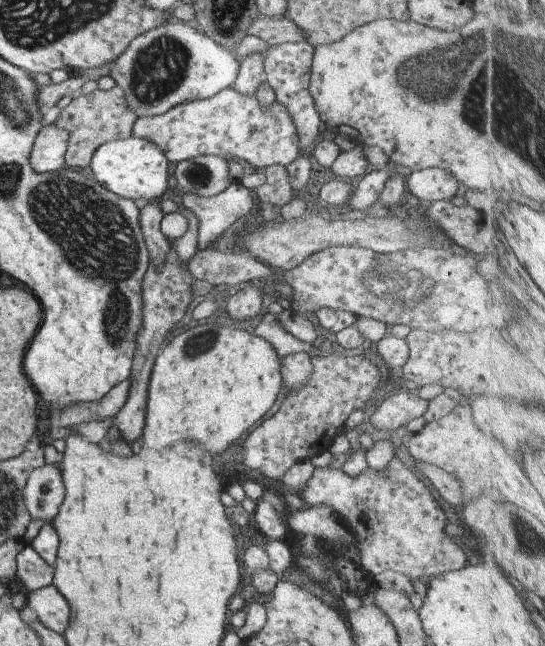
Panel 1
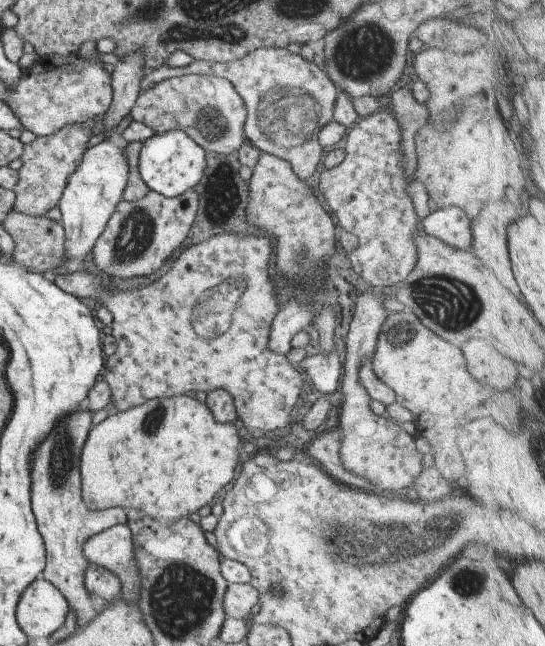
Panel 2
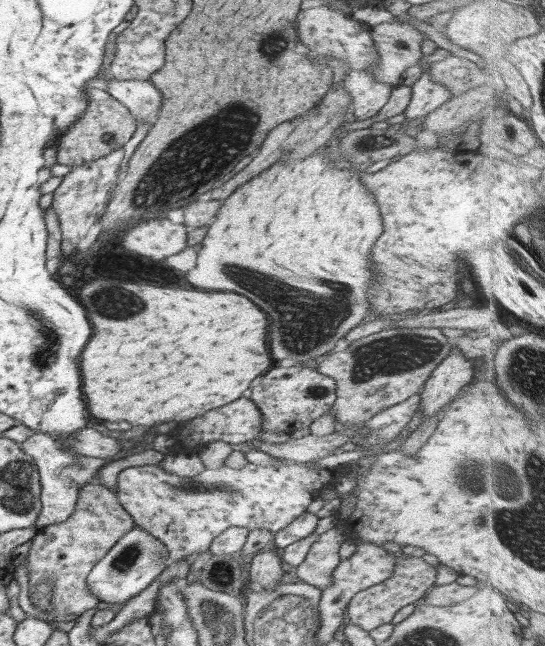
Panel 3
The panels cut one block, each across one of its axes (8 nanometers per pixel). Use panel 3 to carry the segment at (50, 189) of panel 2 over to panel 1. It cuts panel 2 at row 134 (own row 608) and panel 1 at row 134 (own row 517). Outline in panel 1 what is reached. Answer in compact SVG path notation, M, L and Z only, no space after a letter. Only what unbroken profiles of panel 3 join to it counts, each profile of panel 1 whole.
M118 85L110 90L96 89L94 92L74 98L61 110L54 126L66 130L68 146L65 154L65 166L70 168L86 168L90 166L94 152L105 142L132 137L132 129L136 114L128 108L125 94Z

